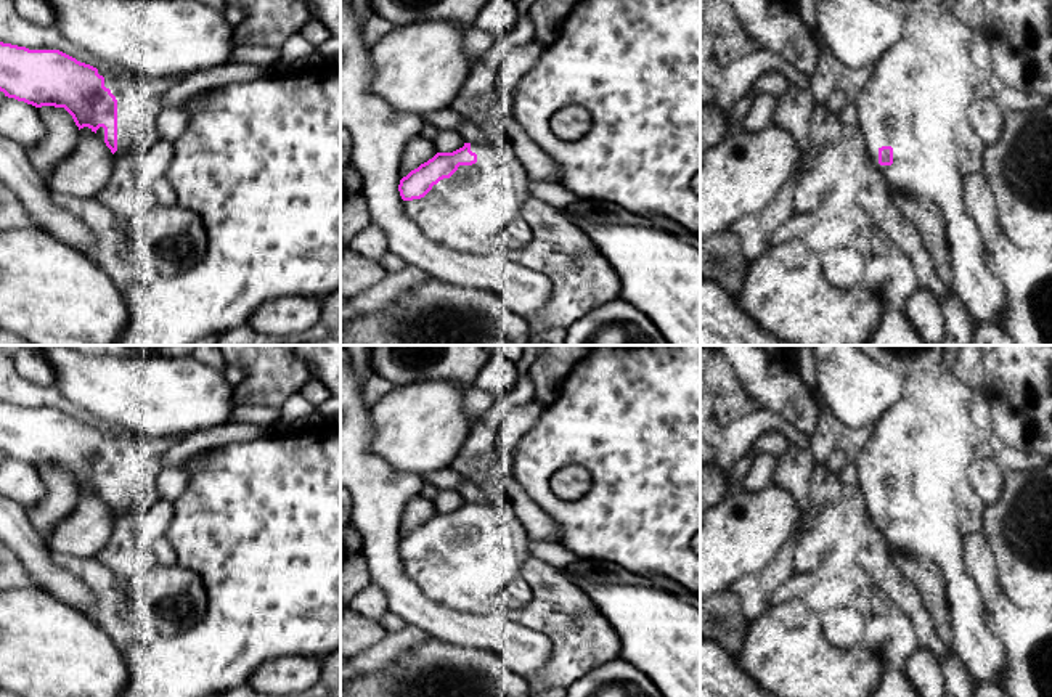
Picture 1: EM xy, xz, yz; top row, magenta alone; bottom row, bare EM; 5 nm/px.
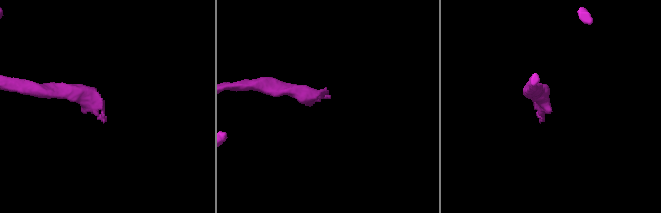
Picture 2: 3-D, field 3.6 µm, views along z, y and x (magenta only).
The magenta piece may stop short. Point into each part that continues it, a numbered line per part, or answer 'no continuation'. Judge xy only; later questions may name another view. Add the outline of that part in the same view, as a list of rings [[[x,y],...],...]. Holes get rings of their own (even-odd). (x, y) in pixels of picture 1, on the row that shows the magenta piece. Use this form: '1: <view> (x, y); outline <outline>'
1: xy (138, 101); outline [[[98,67],[98,74],[117,100],[117,151],[112,156],[137,154],[154,145],[159,140],[156,120],[164,111],[162,92],[128,71],[112,75]]]

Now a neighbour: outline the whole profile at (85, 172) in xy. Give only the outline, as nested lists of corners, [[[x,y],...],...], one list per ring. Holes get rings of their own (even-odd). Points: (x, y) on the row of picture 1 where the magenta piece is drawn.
[[[84,127],[74,153],[53,169],[47,188],[51,193],[92,199],[108,185],[112,169],[114,156],[104,140]]]

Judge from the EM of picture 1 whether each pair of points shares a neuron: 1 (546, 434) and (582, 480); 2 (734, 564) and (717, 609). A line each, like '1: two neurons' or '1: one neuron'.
1: two neurons
2: two neurons

